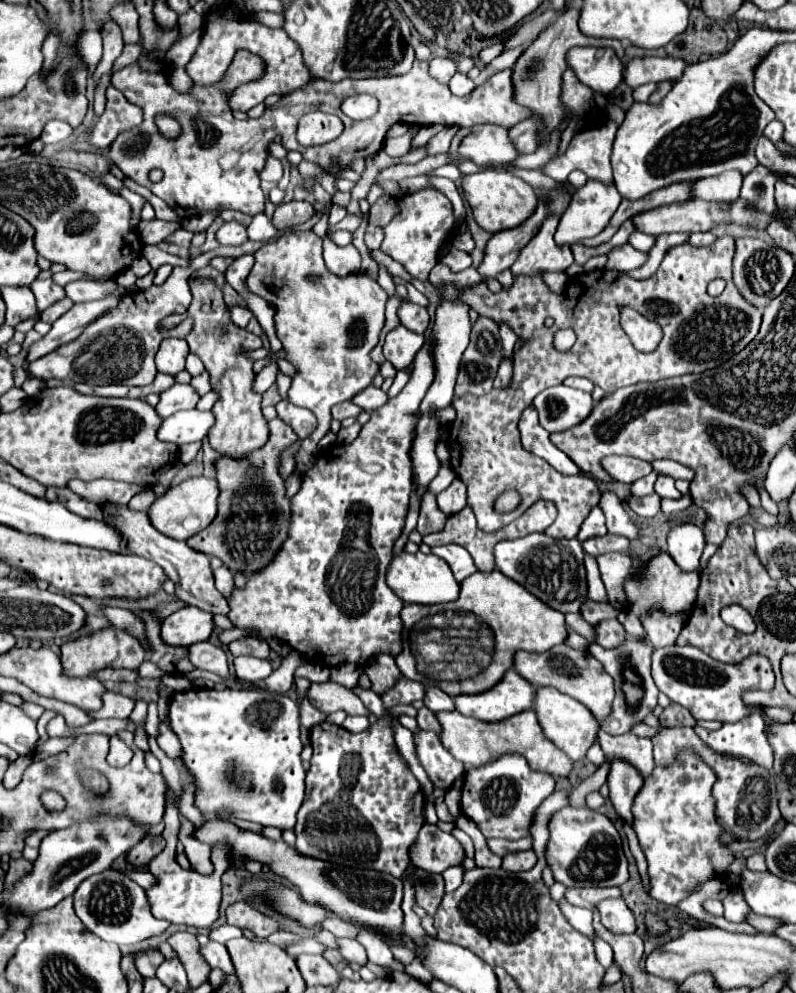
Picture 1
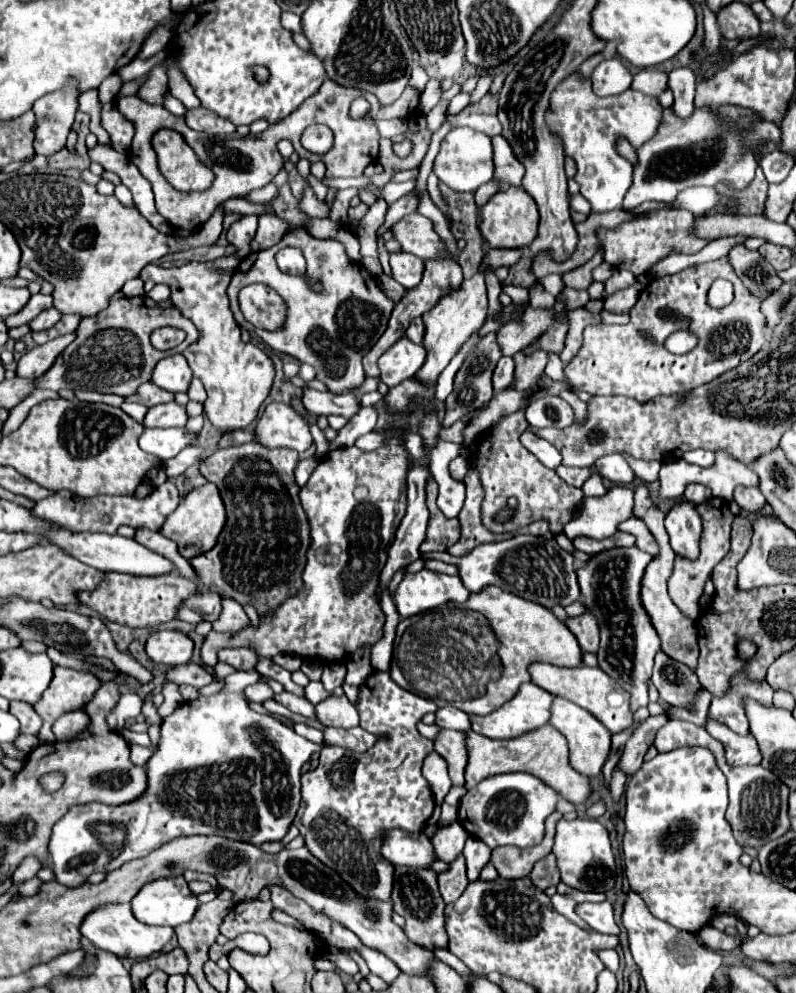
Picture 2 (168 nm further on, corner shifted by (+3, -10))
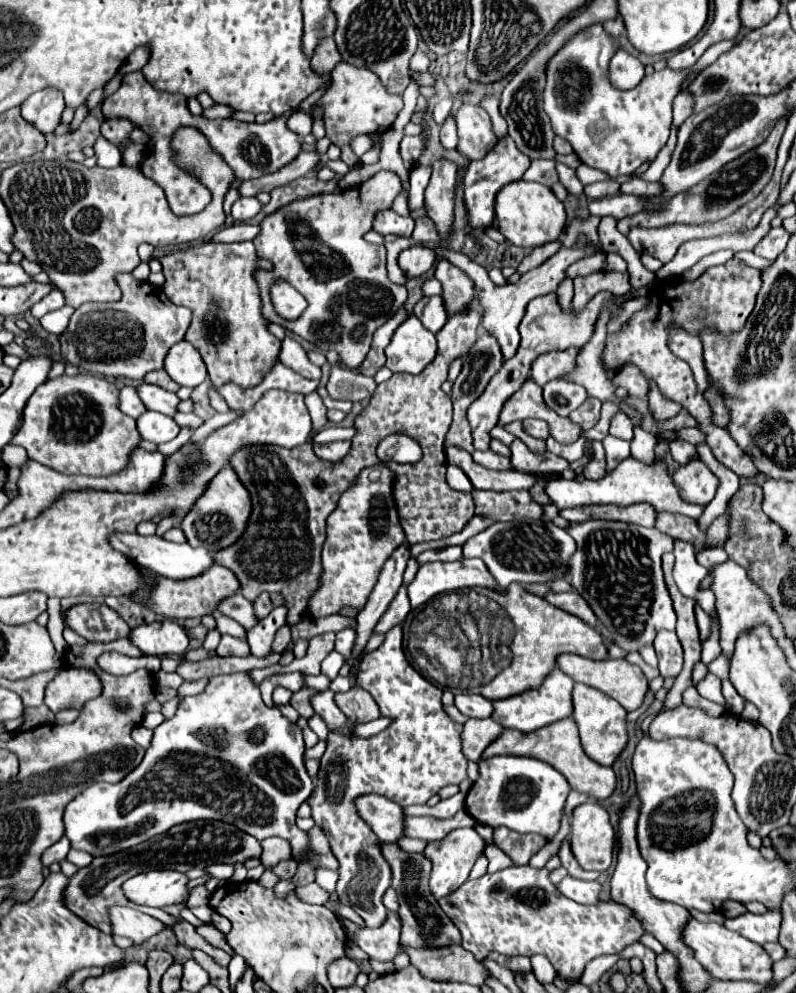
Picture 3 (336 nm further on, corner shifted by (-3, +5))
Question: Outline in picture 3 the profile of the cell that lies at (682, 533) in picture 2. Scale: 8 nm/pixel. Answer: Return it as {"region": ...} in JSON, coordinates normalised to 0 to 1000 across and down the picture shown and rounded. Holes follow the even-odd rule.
{"region":[[[879,462],[852,470],[847,484],[859,505],[883,510],[894,505],[902,490],[902,482],[892,472],[887,472]]]}

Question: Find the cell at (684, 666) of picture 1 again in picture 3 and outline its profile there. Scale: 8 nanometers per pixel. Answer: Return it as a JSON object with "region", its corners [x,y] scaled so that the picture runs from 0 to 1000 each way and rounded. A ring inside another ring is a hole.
{"region":[[[827,635],[822,644],[822,654],[827,660],[827,674],[834,684],[849,682],[857,674],[857,652],[847,635]]]}

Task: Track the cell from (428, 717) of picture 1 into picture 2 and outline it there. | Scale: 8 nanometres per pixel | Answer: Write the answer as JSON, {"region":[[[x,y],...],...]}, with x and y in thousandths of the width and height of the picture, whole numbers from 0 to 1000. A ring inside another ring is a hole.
{"region":[[[553,735],[550,743],[545,745],[545,753],[558,765],[565,765],[560,769],[563,769],[568,790],[580,792],[583,790],[583,773],[585,773],[585,767],[588,767],[585,737]]]}

